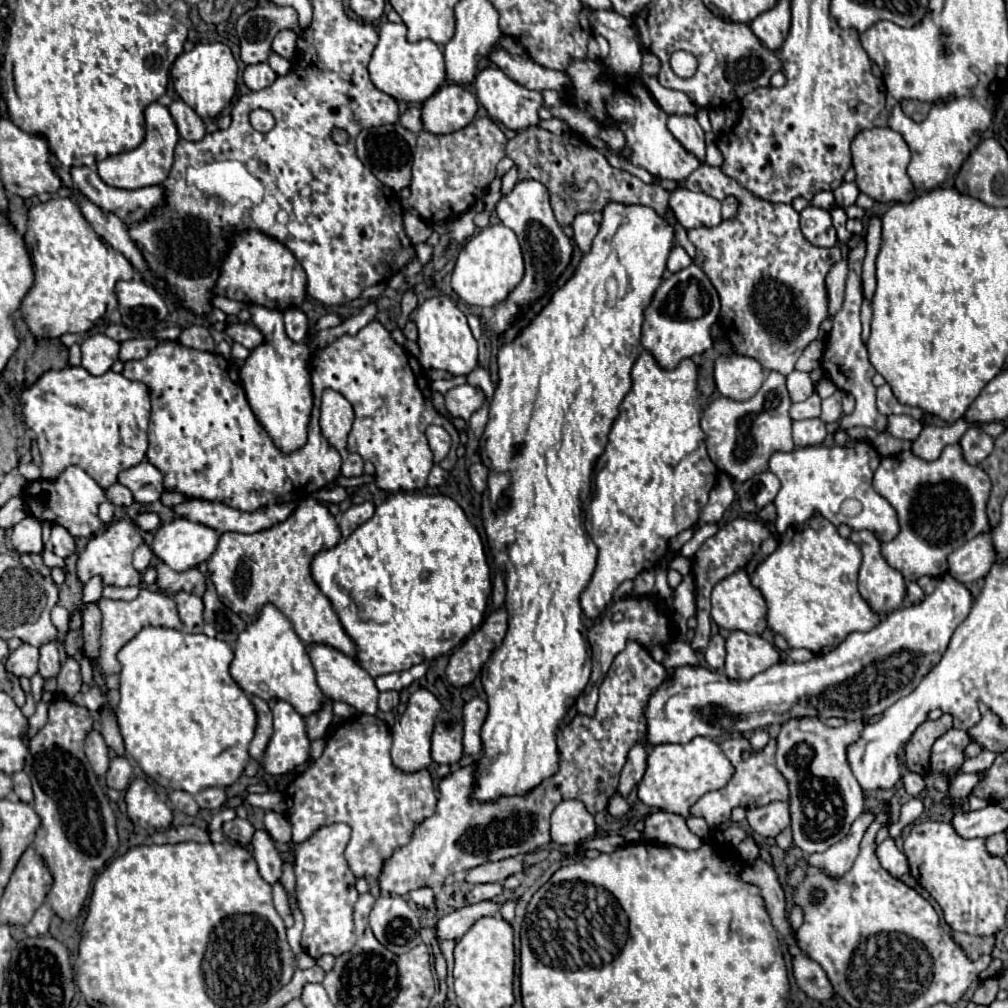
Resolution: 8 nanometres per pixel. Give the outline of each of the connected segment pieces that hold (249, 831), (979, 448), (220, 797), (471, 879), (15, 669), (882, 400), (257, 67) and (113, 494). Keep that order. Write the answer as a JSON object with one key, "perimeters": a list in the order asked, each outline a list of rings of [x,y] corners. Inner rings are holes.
{"perimeters":[[[[234,818],[230,822],[224,822],[222,832],[226,834],[226,838],[232,838],[234,842],[238,842],[242,846],[248,846],[250,840],[252,840],[252,834],[254,834],[254,826],[248,820]]],[[[972,426],[960,438],[960,448],[962,448],[962,458],[968,464],[976,466],[976,464],[980,464],[994,450],[994,440],[984,430]]],[[[204,788],[202,792],[196,794],[196,802],[200,804],[200,808],[218,810],[226,802],[226,792],[224,788]]],[[[506,858],[500,862],[486,862],[482,866],[476,866],[474,870],[466,872],[468,884],[486,884],[486,882],[502,882],[504,878],[522,872],[524,866],[516,858]]],[[[22,644],[20,648],[16,648],[8,660],[6,660],[6,670],[14,676],[26,676],[26,678],[32,678],[36,672],[38,672],[38,658],[40,658],[40,652],[38,648],[30,646],[30,644]]],[[[888,384],[878,388],[878,392],[876,392],[876,406],[878,406],[878,412],[884,414],[884,416],[888,416],[888,414],[908,414],[908,416],[914,416],[916,420],[920,420],[924,416],[922,410],[900,404],[896,400],[896,396],[892,394],[892,388]]],[[[262,62],[262,64],[252,64],[252,66],[246,66],[246,70],[244,70],[244,84],[246,84],[250,90],[258,92],[258,90],[270,86],[270,84],[276,80],[276,76],[278,76],[278,74],[274,74],[274,70],[272,70],[266,62]]],[[[114,484],[114,486],[106,488],[104,494],[106,494],[106,498],[108,498],[114,506],[130,506],[130,504],[134,502],[132,492],[130,492],[126,486],[122,486],[122,484]]]]}

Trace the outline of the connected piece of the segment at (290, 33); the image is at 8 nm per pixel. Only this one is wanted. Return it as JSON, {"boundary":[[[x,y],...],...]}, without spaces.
{"boundary":[[[280,30],[272,42],[272,50],[284,56],[286,60],[292,60],[296,54],[296,38],[298,34],[294,30]]]}

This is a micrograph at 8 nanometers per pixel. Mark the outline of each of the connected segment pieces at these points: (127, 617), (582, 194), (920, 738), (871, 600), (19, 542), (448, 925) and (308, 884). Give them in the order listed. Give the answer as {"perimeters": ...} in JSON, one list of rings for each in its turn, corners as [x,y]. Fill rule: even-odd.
{"perimeters":[[[[142,588],[136,600],[124,602],[124,600],[108,600],[102,598],[100,600],[100,610],[102,610],[102,632],[100,632],[100,654],[94,662],[104,676],[110,674],[118,674],[120,672],[120,662],[116,660],[118,650],[130,642],[144,626],[162,626],[162,628],[174,628],[174,630],[182,630],[184,624],[178,618],[178,610],[176,610],[176,602],[162,594],[162,592],[154,592],[150,588]]],[[[530,126],[524,132],[518,132],[508,142],[506,156],[512,158],[514,164],[518,166],[520,180],[534,178],[548,188],[550,204],[560,226],[570,226],[574,216],[580,212],[602,212],[602,208],[610,200],[622,202],[622,204],[650,206],[660,216],[664,216],[670,224],[674,224],[674,220],[666,216],[670,192],[666,192],[658,184],[644,184],[640,178],[612,168],[606,156],[600,154],[596,148],[592,148],[576,132],[564,132],[556,136],[538,126]]],[[[942,714],[938,720],[926,720],[918,730],[910,736],[906,744],[906,766],[916,774],[926,774],[930,770],[930,748],[938,736],[952,728],[950,714]]],[[[852,532],[850,540],[862,552],[862,566],[860,566],[860,576],[858,576],[858,592],[860,592],[860,596],[880,616],[886,616],[892,610],[900,608],[902,600],[904,600],[904,594],[906,594],[906,582],[904,582],[902,574],[898,570],[894,570],[892,566],[888,566],[888,562],[882,558],[880,540],[870,532]]],[[[26,516],[12,530],[12,546],[20,554],[40,554],[42,552],[42,522],[34,516]]],[[[484,900],[472,906],[464,906],[462,910],[456,910],[444,918],[438,920],[436,924],[436,936],[438,938],[450,938],[450,940],[458,940],[464,936],[464,932],[482,916],[492,916],[502,908],[500,902],[496,900]]],[[[330,824],[318,828],[306,842],[286,844],[286,850],[294,856],[294,874],[296,874],[294,898],[298,902],[298,910],[304,916],[302,948],[312,958],[320,958],[322,954],[340,956],[354,946],[352,912],[358,900],[358,892],[354,886],[356,878],[344,860],[344,848],[348,840],[350,840],[350,826]]]]}

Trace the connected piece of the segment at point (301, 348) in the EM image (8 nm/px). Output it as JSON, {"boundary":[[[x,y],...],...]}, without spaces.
{"boundary":[[[250,306],[252,324],[262,332],[264,342],[250,350],[250,356],[240,368],[242,386],[246,398],[258,418],[266,428],[274,444],[290,454],[306,444],[310,410],[312,410],[312,388],[310,388],[310,350],[304,342],[292,342],[284,332],[282,312],[264,306]]]}

